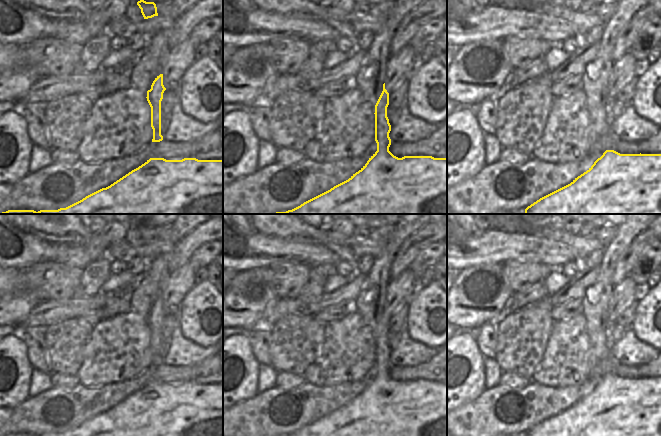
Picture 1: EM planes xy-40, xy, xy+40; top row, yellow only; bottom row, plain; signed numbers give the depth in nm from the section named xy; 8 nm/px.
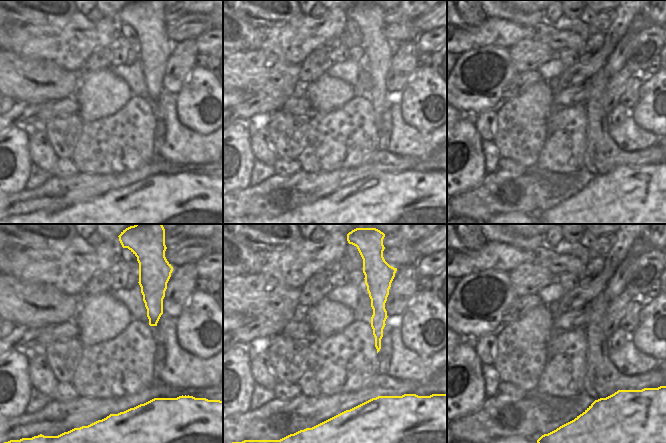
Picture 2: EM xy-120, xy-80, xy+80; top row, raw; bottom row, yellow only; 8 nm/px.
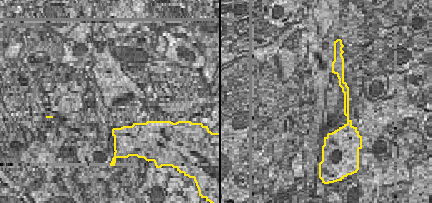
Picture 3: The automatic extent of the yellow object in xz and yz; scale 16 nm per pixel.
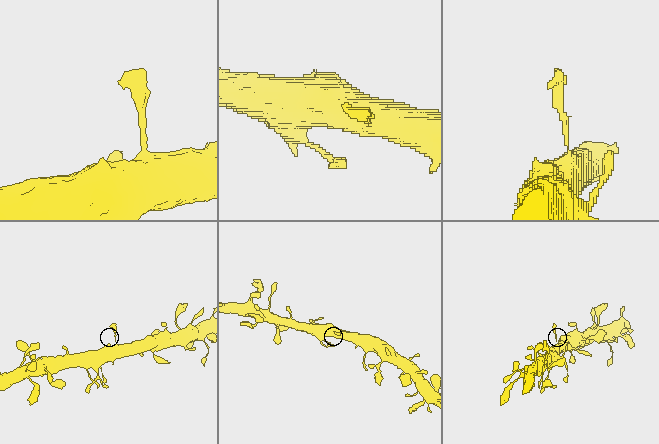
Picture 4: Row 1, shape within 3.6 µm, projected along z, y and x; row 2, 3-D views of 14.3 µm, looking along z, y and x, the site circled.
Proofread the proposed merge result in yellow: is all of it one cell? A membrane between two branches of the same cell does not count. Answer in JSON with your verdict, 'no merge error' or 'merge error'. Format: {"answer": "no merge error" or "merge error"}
{"answer": "no merge error"}

